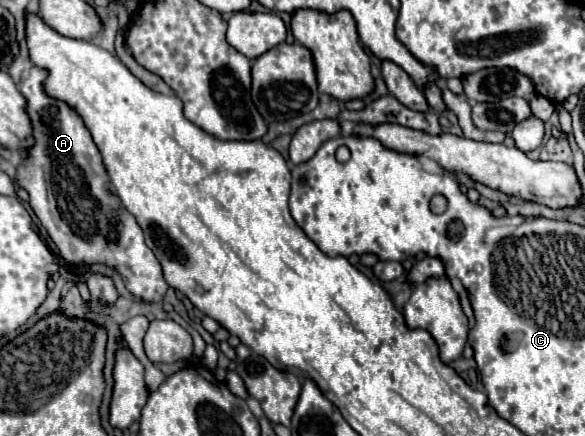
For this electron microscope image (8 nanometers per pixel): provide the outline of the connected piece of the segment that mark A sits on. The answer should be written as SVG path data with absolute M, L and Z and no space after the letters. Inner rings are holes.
M34 66L20 86L32 122L34 144L16 168L16 184L30 194L34 214L70 268L82 264L110 266L122 276L126 290L132 296L146 302L162 302L168 284L158 258L146 246L144 232L136 218L128 214L116 192L110 188L102 156L80 116L64 102L46 96L42 90L44 78L46 70ZM108 218L116 218L116 222L120 222L120 238L116 238L116 242L108 242L108 238L104 238L104 234L108 234Z

